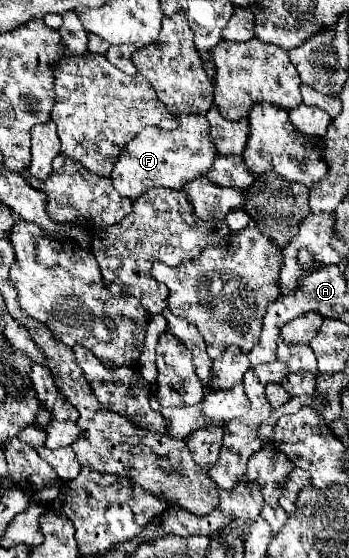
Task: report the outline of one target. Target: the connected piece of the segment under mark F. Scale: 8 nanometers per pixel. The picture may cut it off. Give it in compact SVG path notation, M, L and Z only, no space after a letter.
M180 116L178 132L170 132L170 136L162 136L154 132L154 128L142 130L132 142L126 152L122 152L122 160L114 166L110 176L112 186L130 202L138 200L150 188L172 188L180 190L188 180L194 180L210 168L214 162L214 148L210 148L210 124L206 124L204 116Z

